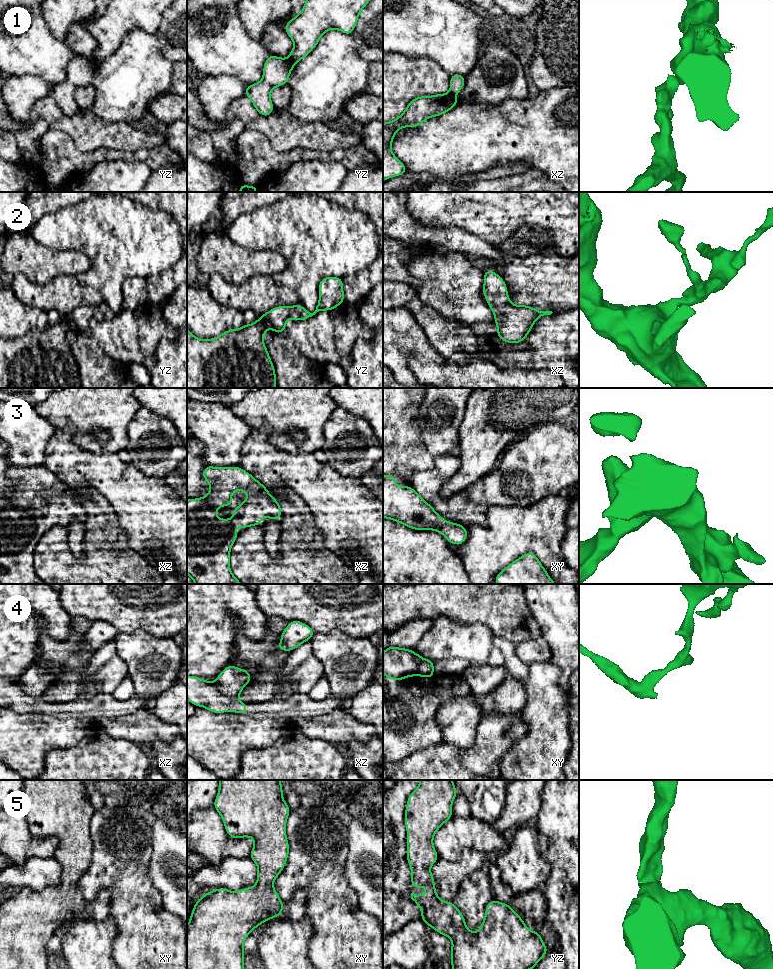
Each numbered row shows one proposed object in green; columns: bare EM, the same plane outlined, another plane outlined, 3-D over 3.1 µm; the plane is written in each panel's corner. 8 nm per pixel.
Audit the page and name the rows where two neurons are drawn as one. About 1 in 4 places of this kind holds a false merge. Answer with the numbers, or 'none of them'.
1

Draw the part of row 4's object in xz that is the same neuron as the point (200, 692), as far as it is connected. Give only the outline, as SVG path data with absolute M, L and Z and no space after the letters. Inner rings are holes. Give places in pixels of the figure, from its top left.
M232 664L226 666L214 683L187 675L187 700L213 713L232 711L245 715L248 704L240 702L238 696L251 679L250 672Z

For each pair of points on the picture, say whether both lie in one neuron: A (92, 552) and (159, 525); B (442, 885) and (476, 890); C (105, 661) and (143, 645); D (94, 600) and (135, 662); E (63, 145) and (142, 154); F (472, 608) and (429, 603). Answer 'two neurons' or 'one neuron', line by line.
A: two neurons
B: two neurons
C: two neurons
D: two neurons
E: one neuron
F: one neuron

